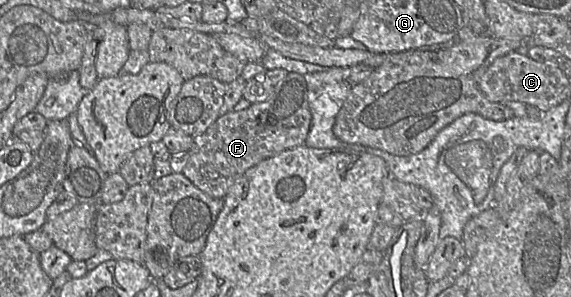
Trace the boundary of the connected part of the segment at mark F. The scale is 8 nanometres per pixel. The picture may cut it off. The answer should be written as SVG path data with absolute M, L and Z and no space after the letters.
M288 73L270 98L252 104L242 111L231 111L220 116L203 134L194 137L189 160L182 174L198 189L215 199L224 199L234 183L251 167L277 154L305 145L312 122L304 75Z

